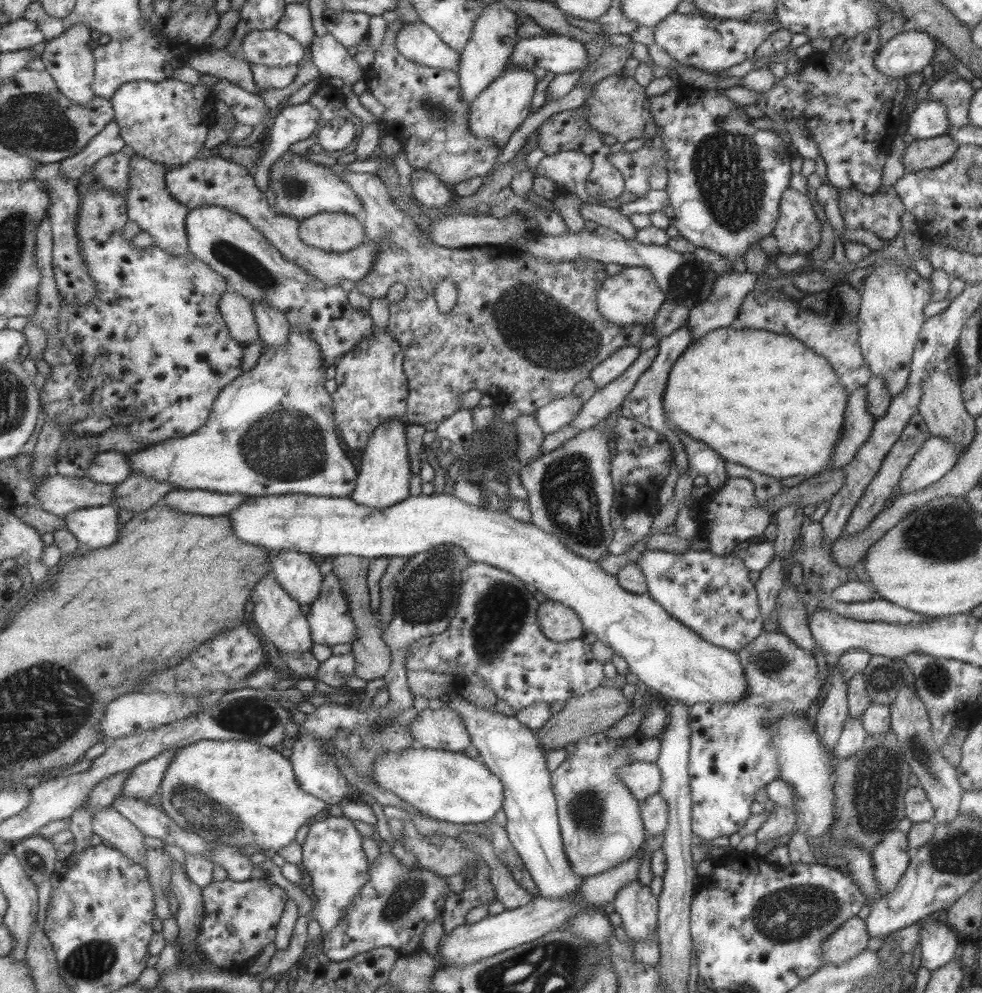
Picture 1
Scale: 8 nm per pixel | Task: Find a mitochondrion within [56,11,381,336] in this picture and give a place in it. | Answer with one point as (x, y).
(222, 250)

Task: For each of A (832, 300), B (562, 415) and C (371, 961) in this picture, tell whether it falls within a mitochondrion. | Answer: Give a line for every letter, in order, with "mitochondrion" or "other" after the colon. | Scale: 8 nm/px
A: other
B: other
C: other

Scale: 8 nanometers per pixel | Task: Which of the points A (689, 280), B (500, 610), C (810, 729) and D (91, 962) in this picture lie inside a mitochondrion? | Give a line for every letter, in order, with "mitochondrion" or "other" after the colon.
A: mitochondrion
B: mitochondrion
C: other
D: mitochondrion

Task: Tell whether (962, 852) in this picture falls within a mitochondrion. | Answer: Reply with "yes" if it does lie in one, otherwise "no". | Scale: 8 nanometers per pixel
yes

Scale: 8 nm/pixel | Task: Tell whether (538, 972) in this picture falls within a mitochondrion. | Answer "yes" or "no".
yes

